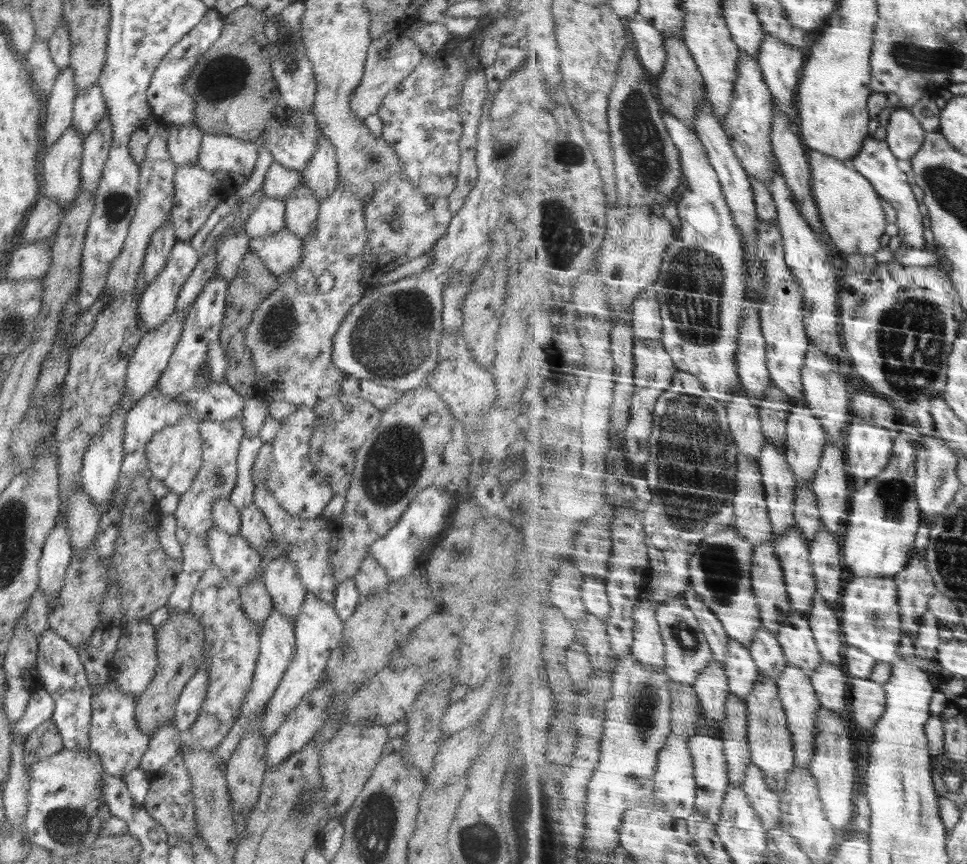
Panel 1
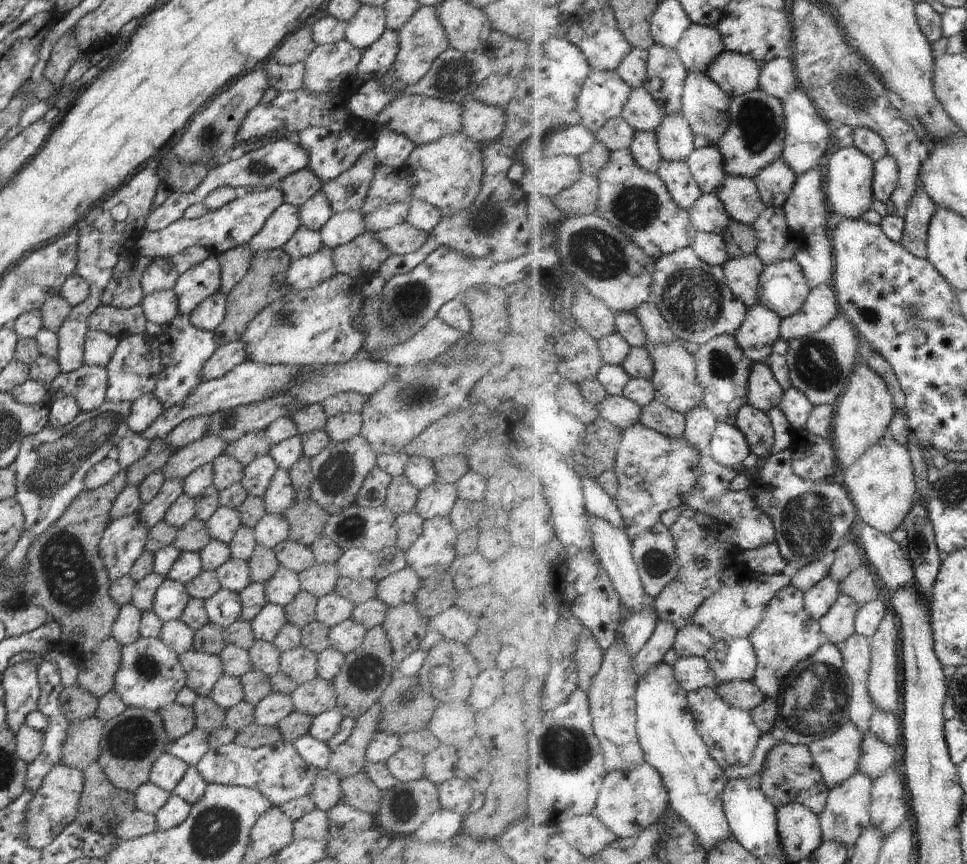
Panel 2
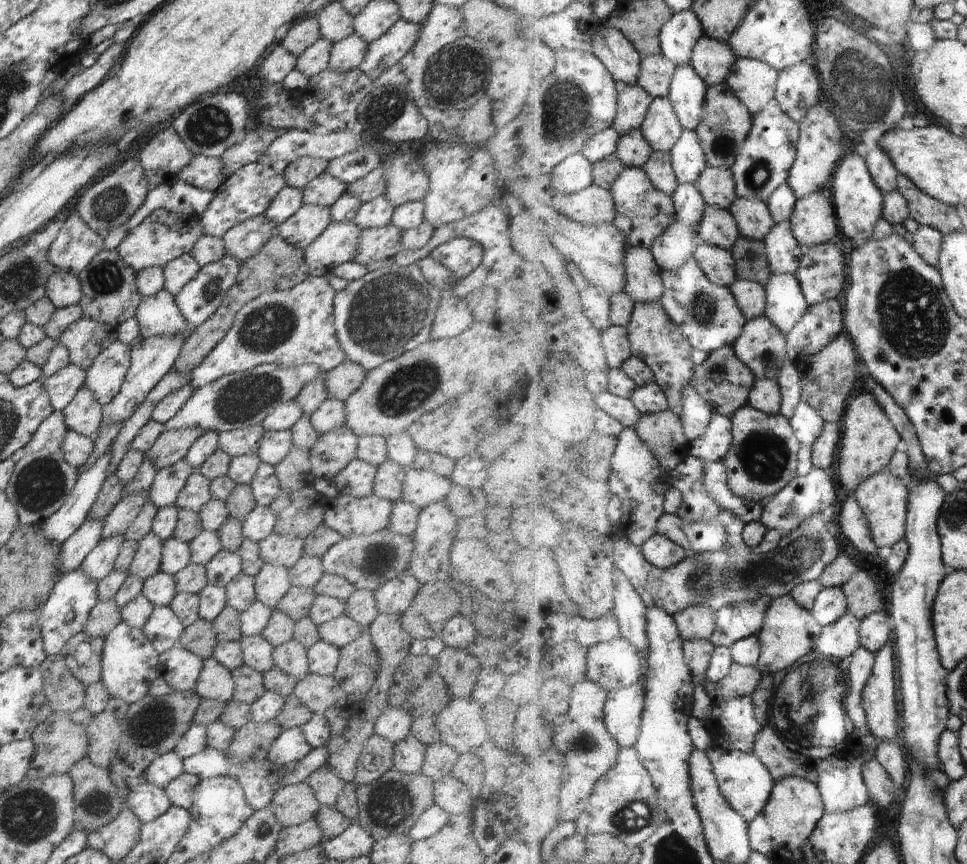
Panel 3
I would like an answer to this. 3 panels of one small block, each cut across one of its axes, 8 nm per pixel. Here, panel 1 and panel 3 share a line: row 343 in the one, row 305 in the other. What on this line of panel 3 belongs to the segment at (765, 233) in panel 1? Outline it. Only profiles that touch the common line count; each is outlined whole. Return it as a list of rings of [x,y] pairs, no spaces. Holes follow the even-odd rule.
[[[773,272],[767,286],[767,294],[767,315],[785,333],[794,330],[811,310],[803,285],[796,275]]]

